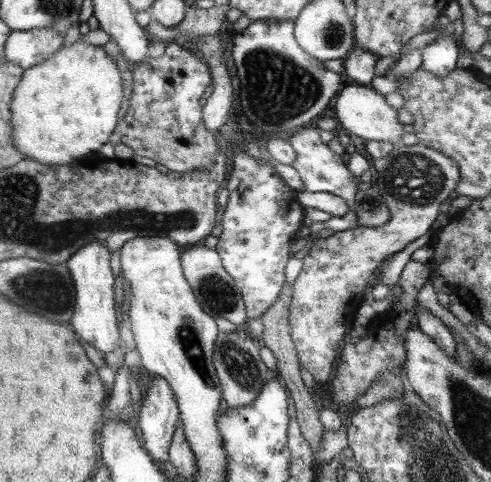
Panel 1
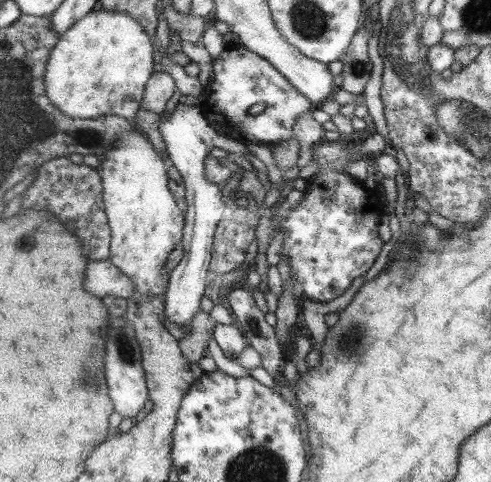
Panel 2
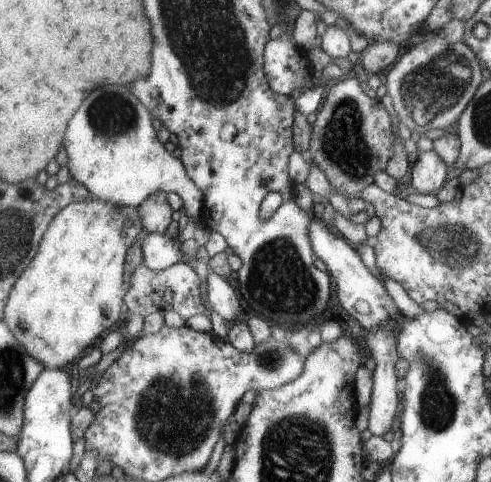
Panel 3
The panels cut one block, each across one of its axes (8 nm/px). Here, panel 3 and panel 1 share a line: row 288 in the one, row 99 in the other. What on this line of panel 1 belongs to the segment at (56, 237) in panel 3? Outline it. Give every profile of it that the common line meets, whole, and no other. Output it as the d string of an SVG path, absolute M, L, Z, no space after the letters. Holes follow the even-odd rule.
M78 39L71 45L62 46L42 63L24 69L9 101L13 146L27 158L51 166L69 164L75 159L87 158L88 154L97 154L99 148L111 138L122 112L124 90L121 90L120 69L115 68L115 63L105 56L100 46Z

